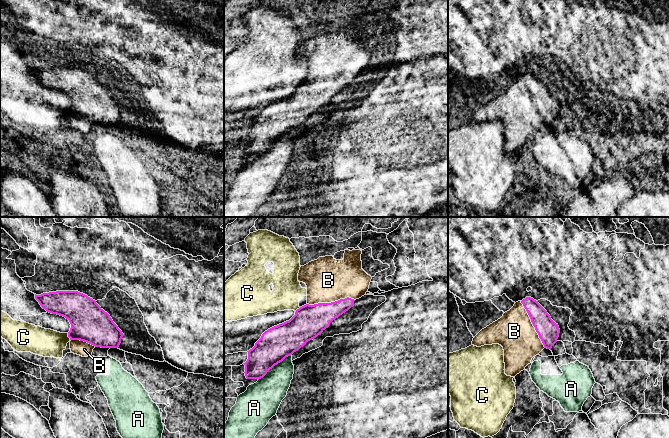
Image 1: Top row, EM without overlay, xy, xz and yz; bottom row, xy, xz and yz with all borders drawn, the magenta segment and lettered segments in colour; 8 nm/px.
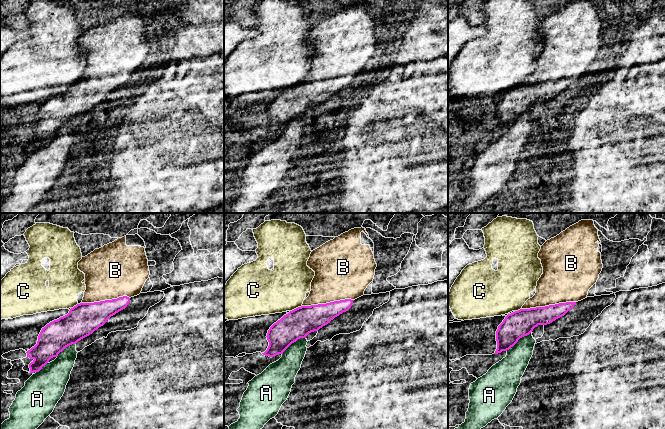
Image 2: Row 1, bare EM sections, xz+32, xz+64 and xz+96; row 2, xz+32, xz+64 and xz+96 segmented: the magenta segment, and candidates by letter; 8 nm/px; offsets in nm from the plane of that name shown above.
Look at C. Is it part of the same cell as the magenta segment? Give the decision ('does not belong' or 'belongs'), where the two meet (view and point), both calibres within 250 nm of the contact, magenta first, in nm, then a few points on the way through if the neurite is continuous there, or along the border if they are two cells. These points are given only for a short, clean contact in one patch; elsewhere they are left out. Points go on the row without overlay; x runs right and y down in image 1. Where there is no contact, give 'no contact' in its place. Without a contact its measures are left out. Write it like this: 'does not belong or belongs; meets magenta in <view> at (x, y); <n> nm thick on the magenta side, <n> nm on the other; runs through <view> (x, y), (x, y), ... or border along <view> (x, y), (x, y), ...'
does not belong; meets magenta in xy at (68, 112); 300 nm thick on the magenta side, 220 nm on the other

